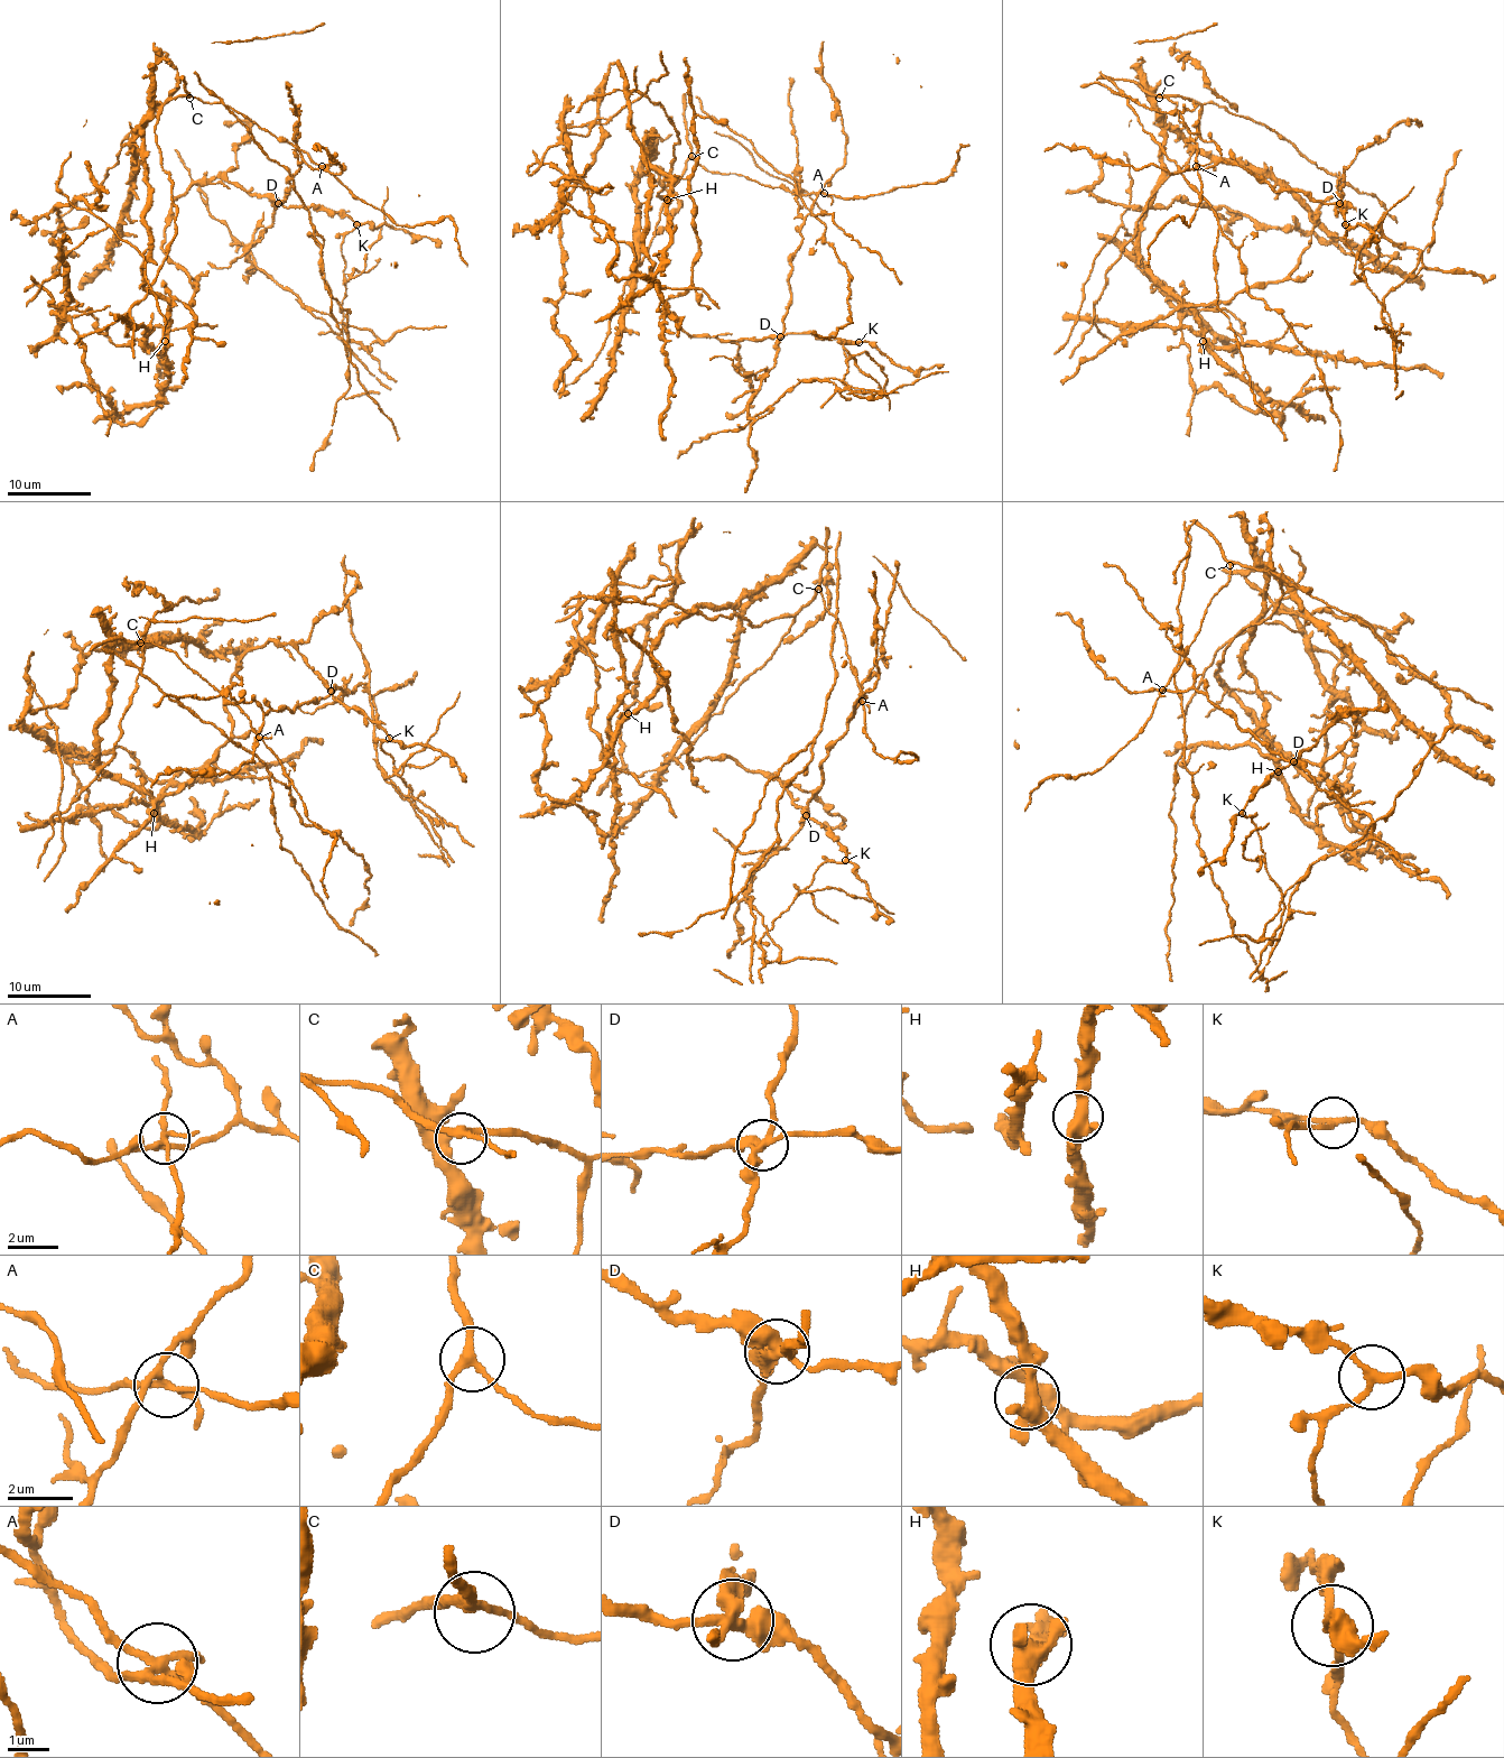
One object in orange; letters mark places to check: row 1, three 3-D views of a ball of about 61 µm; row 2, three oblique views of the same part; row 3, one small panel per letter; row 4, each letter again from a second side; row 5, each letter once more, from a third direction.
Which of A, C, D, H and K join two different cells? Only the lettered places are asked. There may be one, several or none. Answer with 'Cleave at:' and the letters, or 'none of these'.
Cleave at: A, D, K

